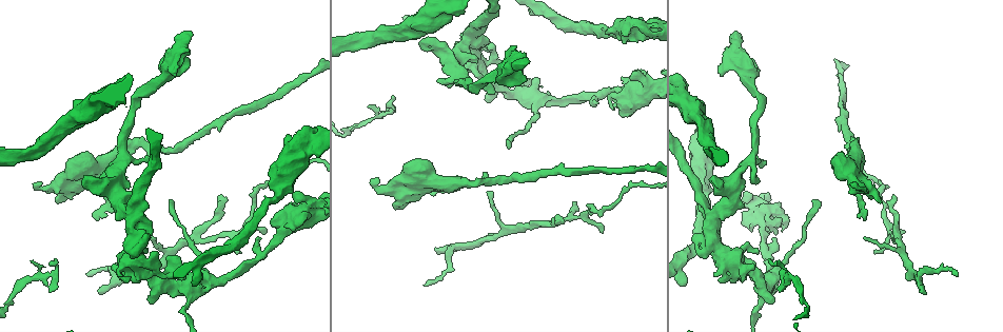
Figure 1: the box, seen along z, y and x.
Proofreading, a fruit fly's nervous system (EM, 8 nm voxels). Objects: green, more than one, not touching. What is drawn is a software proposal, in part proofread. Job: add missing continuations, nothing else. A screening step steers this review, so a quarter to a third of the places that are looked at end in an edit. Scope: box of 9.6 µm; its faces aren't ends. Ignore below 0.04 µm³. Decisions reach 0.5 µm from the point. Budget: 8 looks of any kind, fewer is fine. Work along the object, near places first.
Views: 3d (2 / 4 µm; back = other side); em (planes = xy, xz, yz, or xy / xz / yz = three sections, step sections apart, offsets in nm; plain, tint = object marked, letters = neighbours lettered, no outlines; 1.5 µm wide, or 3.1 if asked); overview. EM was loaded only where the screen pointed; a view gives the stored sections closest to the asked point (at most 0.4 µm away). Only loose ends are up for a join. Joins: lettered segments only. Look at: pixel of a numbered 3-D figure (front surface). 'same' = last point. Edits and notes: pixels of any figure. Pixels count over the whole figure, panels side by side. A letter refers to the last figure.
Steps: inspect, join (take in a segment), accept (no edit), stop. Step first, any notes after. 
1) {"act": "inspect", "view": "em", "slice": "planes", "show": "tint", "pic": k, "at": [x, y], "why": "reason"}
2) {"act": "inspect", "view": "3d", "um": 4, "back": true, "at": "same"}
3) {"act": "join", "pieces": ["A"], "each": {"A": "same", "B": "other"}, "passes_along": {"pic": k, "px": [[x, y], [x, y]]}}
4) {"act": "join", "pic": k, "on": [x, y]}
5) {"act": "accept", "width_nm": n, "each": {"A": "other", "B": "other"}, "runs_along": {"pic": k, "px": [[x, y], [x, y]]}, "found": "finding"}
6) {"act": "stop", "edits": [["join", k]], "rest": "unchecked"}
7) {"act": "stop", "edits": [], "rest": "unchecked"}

{"act": "inspect", "view": "em", "slice": "planes", "show": "tint", "pic": 1, "at": [695, 136]}

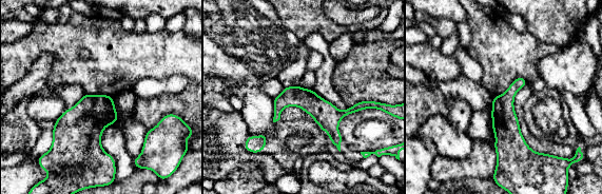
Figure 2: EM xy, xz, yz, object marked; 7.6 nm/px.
{"act": "inspect", "view": "em", "slice": "planes", "show": "letters", "at": "same"}

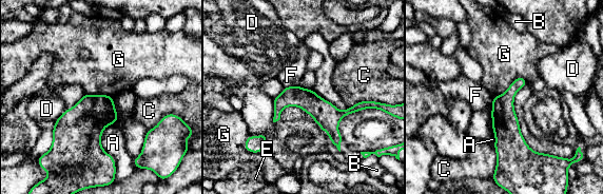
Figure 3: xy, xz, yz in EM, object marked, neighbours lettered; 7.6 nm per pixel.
{"act": "accept", "each": {"A": "other", "B": "other", "C": "other", "D": "other", "E": "other", "F": "other", "G": "other"}, "runs_along": {"pic": 3, "px": [[367, 103], [324, 113], [287, 100], [276, 117]]}, "found": "none of them fits"}

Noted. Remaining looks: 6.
{"act": "inspect", "view": "em", "slice": "planes", "show": "letters", "pic": 1, "at": [881, 201], "why": "branch stops here"}

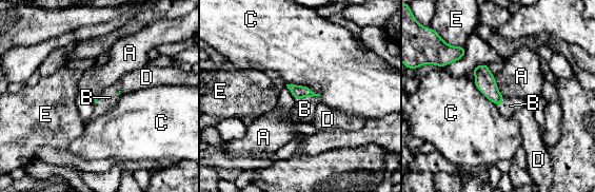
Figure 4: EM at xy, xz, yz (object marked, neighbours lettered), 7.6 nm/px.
{"act": "join", "pieces": ["B"], "each": {"A": "other", "B": "same", "C": "other", "D": "other", "E": "other"}, "passes_along": {"pic": 4, "px": [[298, 91], [306, 96], [304, 109]]}, "found": "it goes on there"}

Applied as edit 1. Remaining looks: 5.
{"act": "inspect", "view": "overview"}

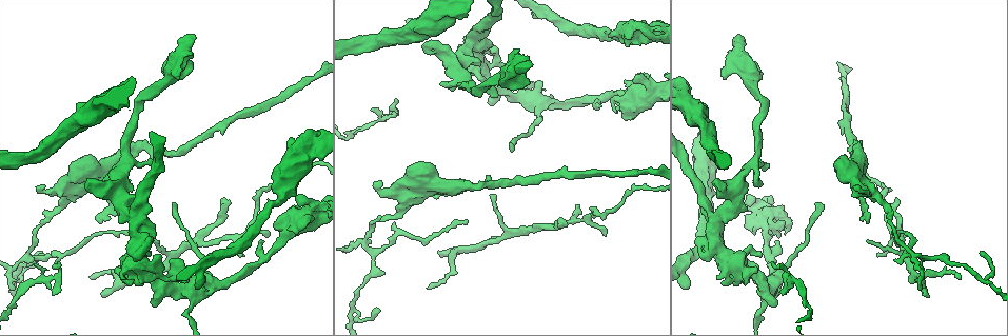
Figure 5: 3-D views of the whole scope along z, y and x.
{"act": "inspect", "view": "em", "slice": "planes", "show": "letters", "pic": 5, "at": [927, 295], "why": "an open end"}

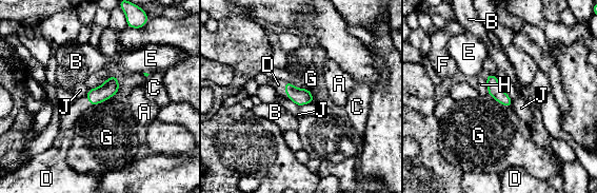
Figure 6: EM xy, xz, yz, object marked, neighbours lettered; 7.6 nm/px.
{"act": "join", "pieces": ["D"], "width_nm": 110, "each": {"A": "other", "B": "other", "C": "other", "D": "same", "E": "other", "F": "other", "G": "other", "H": "other", "J": "other"}, "passes_along": {"pic": 6, "px": [[299, 96], [284, 90], [278, 84]]}, "found": "it goes on there"}

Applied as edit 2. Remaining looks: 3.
{"act": "stop", "edits": [["join", 4], ["join", 6]], "rest": "unchecked"}

